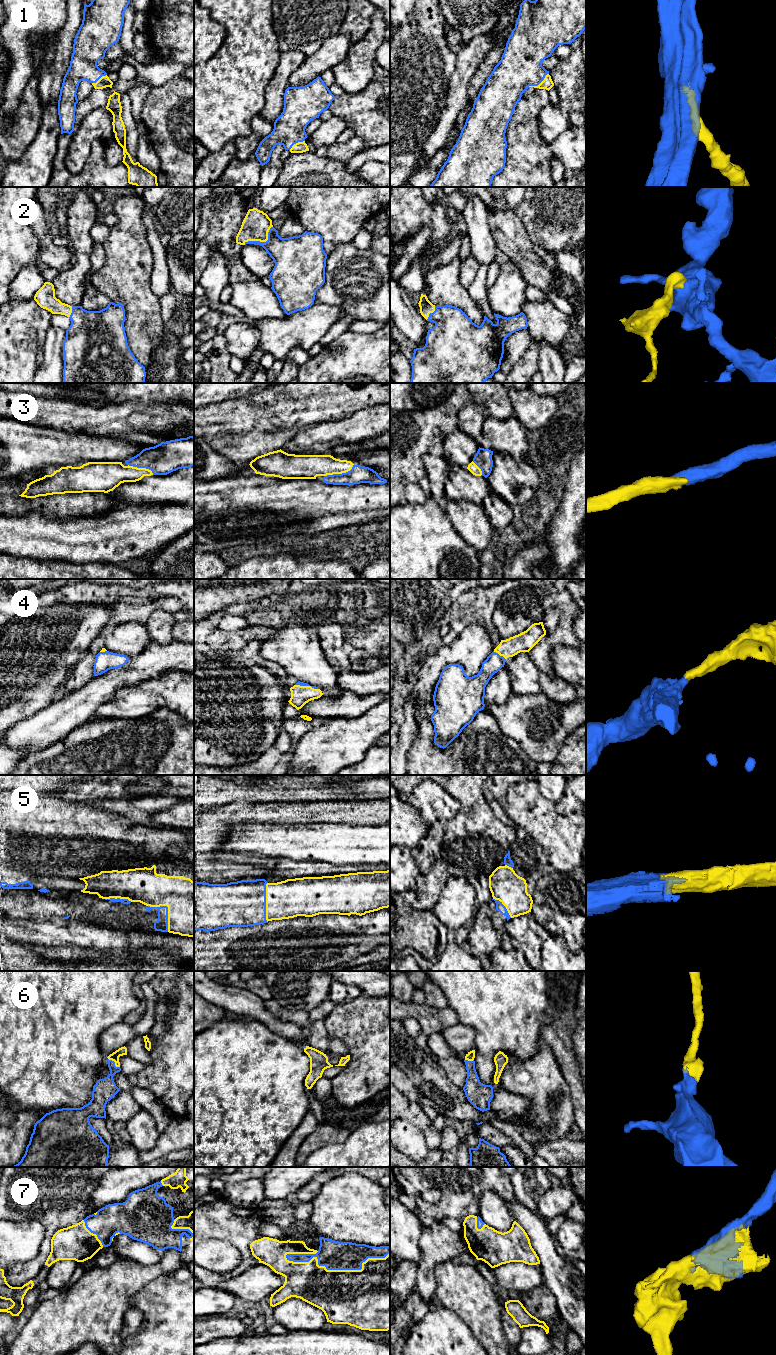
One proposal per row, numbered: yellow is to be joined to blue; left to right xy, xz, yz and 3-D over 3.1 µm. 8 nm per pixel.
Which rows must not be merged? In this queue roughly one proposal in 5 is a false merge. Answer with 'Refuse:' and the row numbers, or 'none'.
Refuse: none

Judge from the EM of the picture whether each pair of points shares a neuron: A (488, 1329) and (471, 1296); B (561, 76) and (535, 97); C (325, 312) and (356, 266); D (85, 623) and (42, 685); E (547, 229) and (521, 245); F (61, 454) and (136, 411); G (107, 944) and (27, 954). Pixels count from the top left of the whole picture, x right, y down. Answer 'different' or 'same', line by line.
A: same
B: different
C: different
D: same
E: different
F: different
G: different

